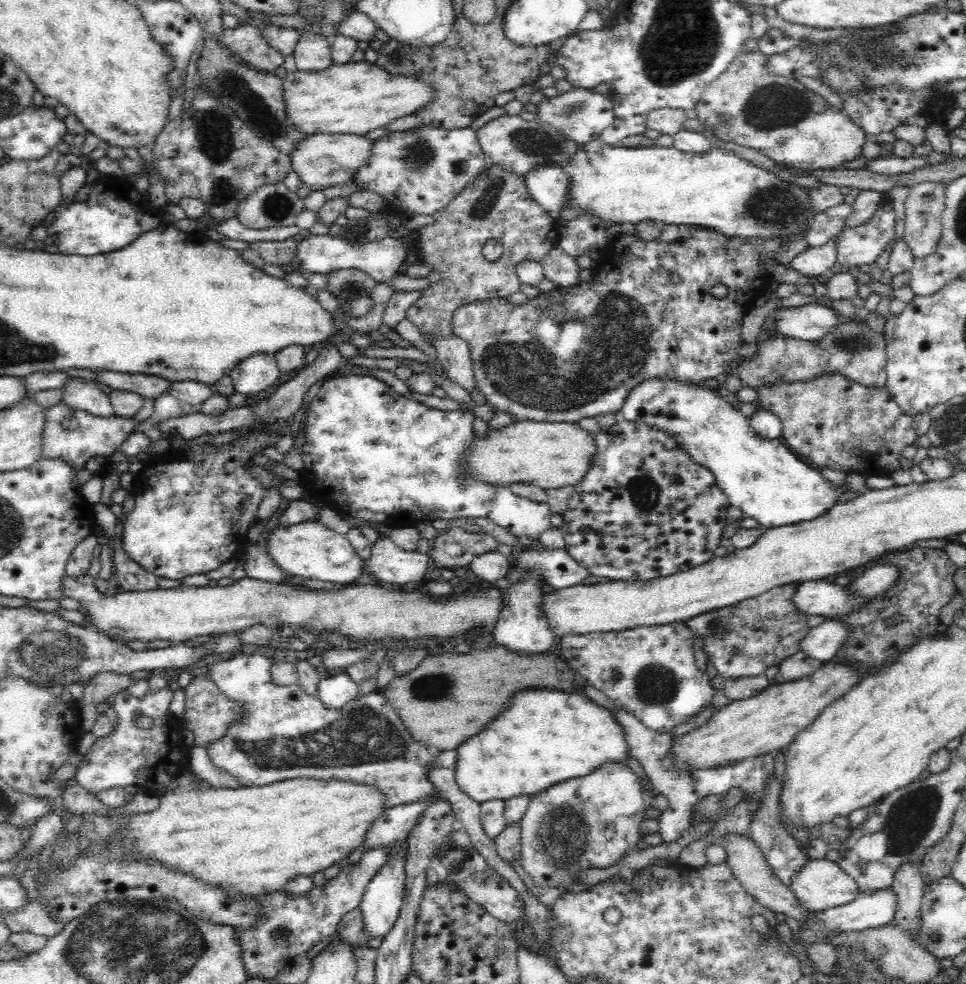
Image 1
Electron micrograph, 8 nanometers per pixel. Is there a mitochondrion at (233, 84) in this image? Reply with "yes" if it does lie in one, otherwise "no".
yes

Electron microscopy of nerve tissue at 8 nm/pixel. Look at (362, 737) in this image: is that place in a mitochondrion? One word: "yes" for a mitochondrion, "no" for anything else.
yes

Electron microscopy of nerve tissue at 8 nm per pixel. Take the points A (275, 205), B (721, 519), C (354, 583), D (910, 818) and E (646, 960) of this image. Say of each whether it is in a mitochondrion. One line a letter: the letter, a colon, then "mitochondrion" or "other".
A: mitochondrion
B: other
C: other
D: mitochondrion
E: other

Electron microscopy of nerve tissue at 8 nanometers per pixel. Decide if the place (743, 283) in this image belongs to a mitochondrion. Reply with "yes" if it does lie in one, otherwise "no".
no

